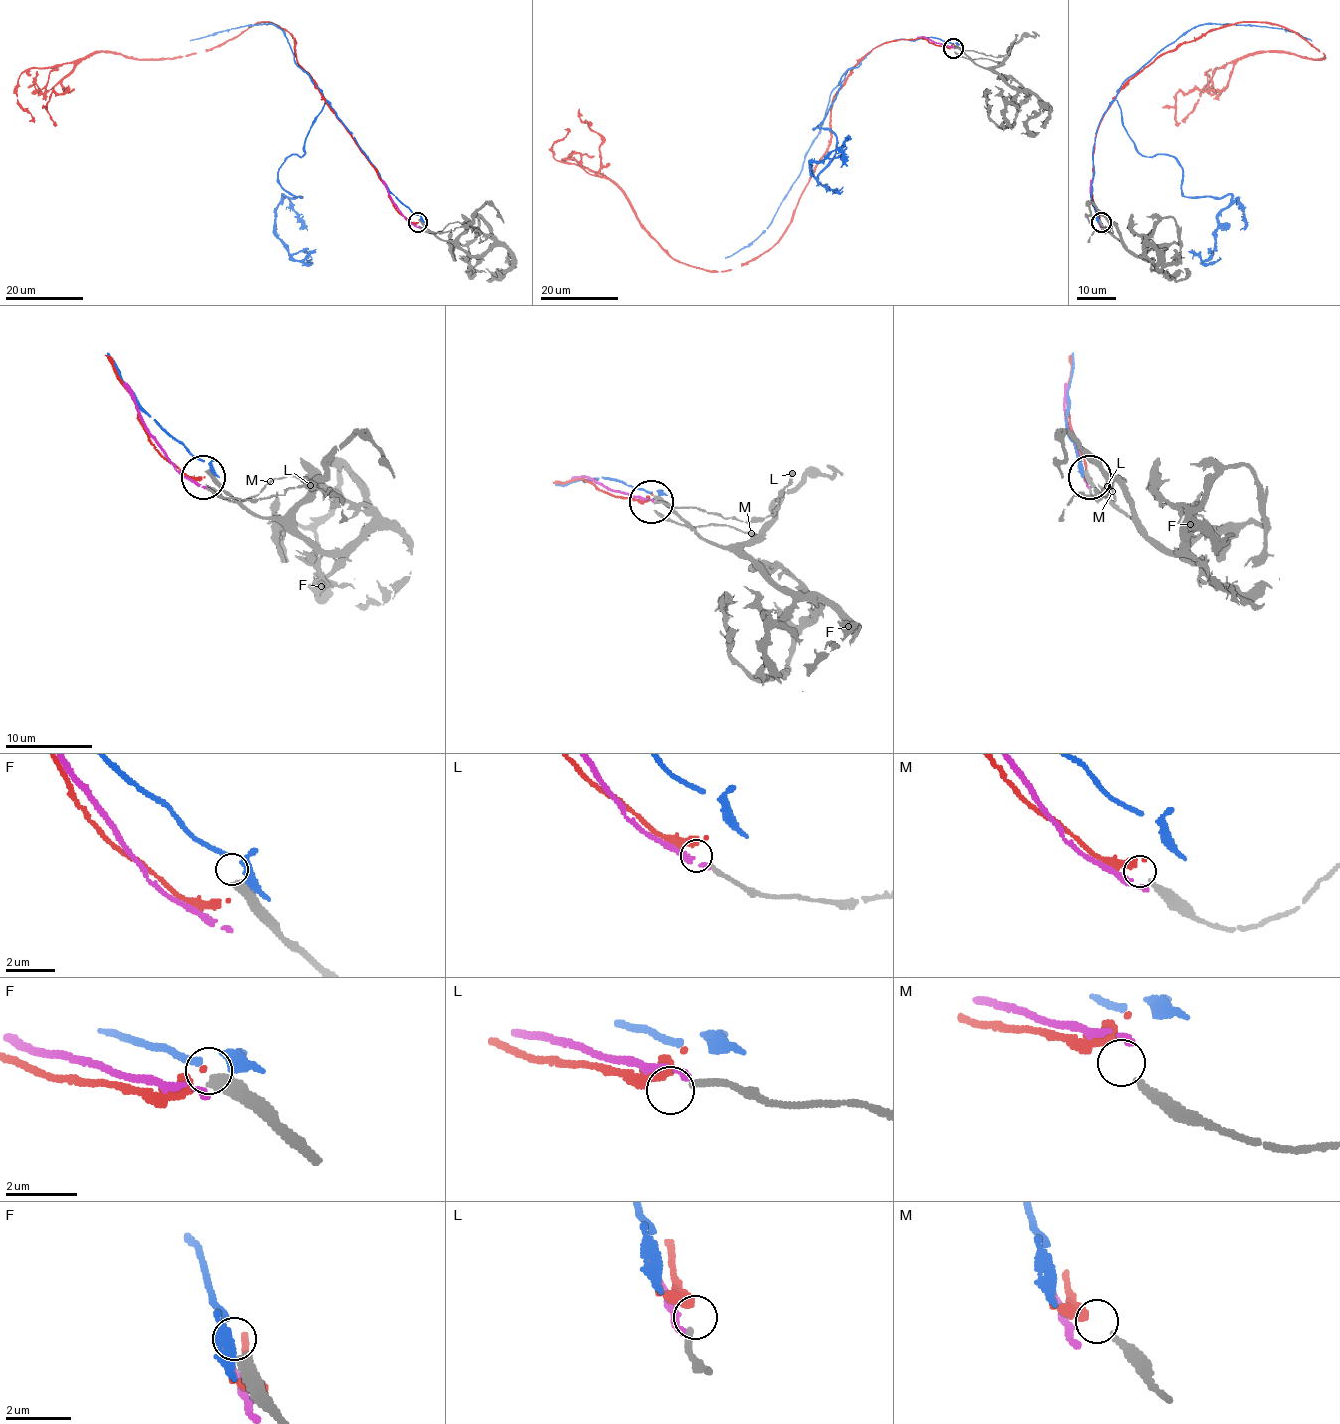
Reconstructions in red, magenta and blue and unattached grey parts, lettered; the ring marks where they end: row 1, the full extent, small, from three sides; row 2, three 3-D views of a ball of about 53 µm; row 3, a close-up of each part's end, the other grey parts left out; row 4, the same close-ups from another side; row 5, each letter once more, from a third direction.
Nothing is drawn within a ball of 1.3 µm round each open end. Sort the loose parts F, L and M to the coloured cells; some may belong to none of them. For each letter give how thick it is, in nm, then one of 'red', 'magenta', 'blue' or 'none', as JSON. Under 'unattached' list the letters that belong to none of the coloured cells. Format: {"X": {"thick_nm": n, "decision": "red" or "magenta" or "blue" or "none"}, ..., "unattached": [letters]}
{"F": {"thick_nm": 400, "decision": "none"}, "L": {"thick_nm": 180, "decision": "red"}, "M": {"thick_nm": 220, "decision": "none"}, "unattached": ["F", "M"]}

